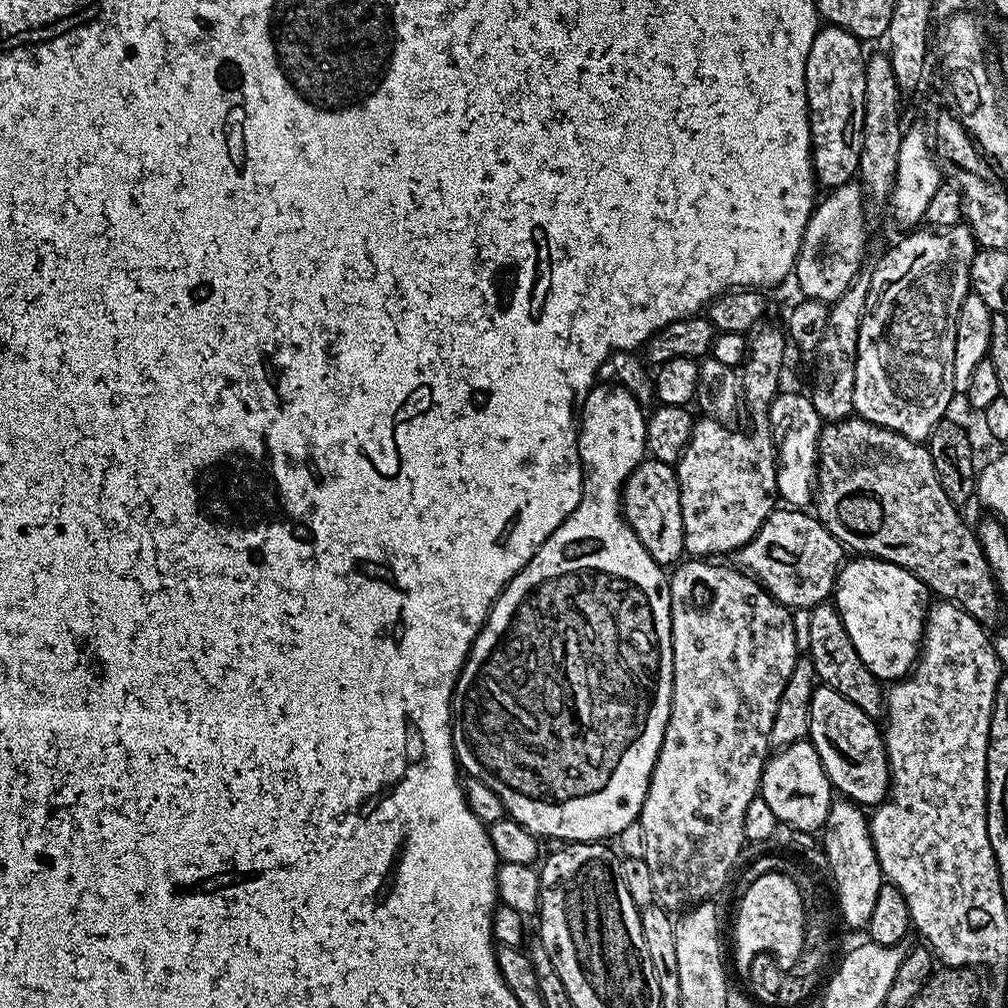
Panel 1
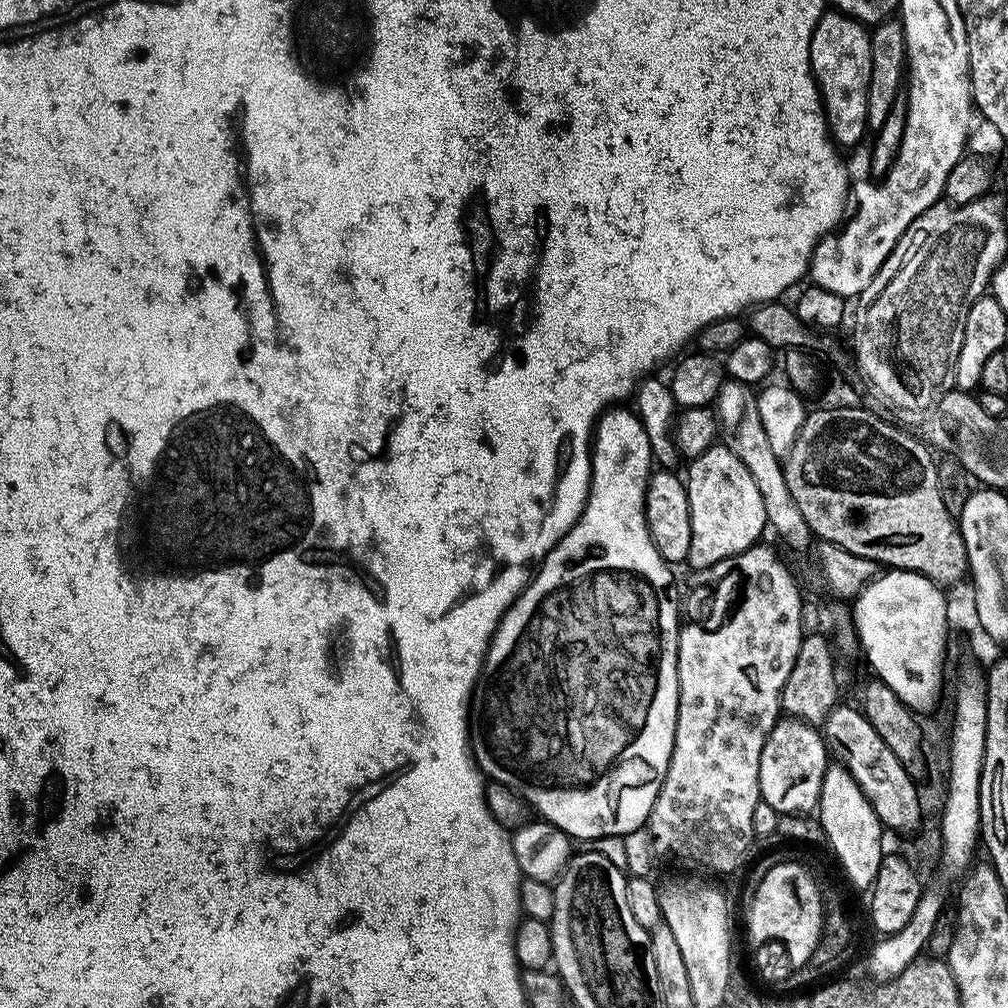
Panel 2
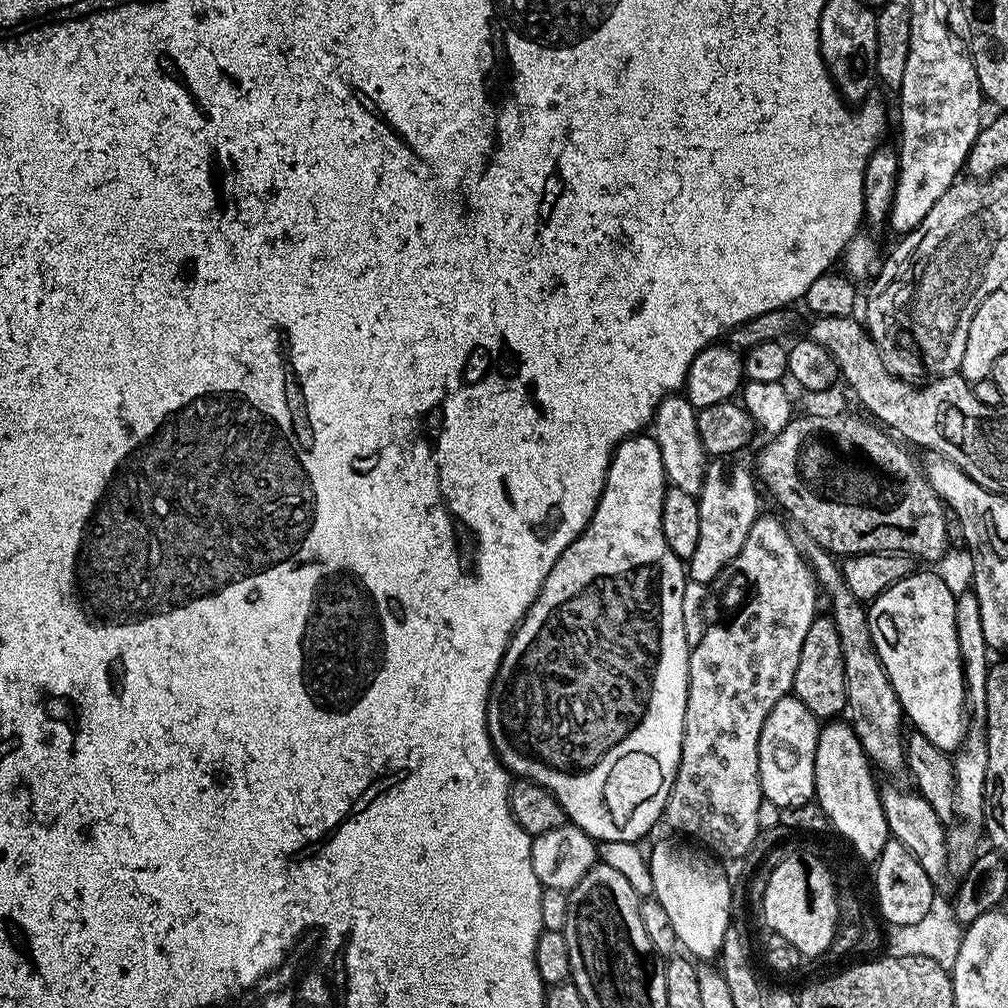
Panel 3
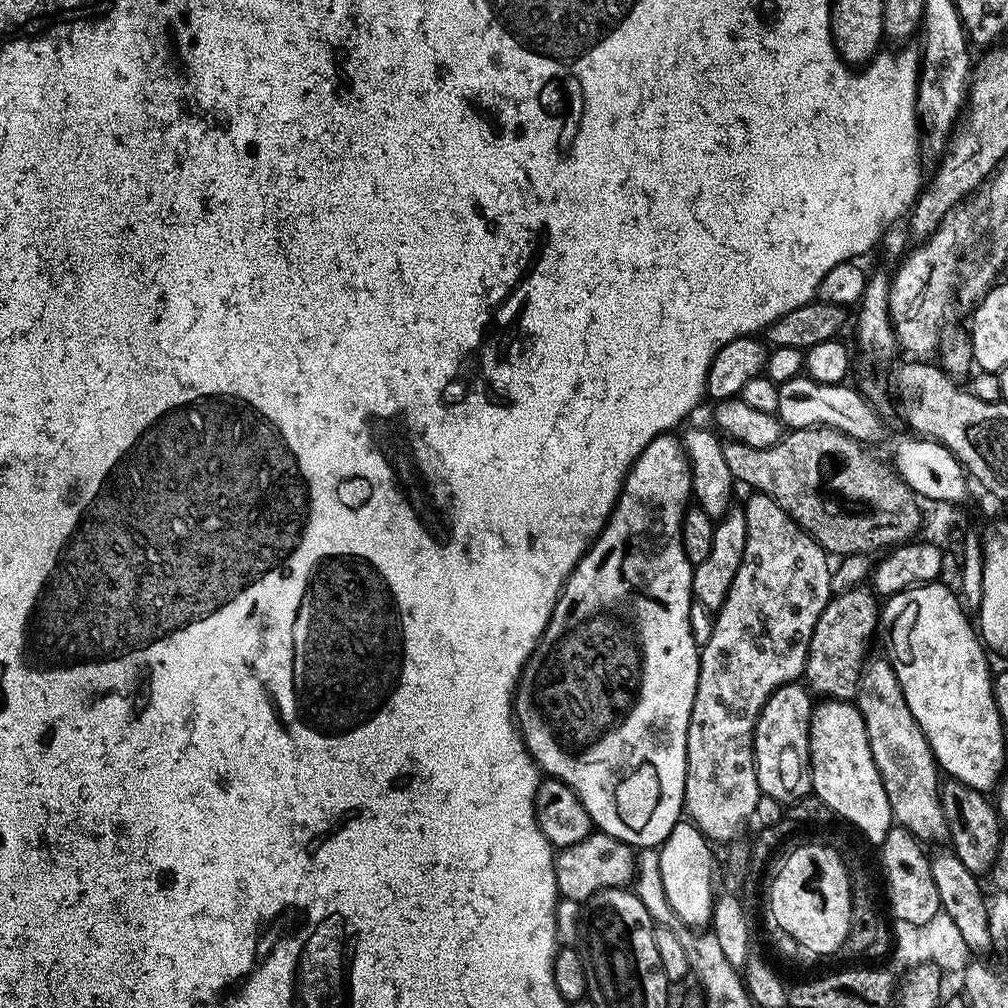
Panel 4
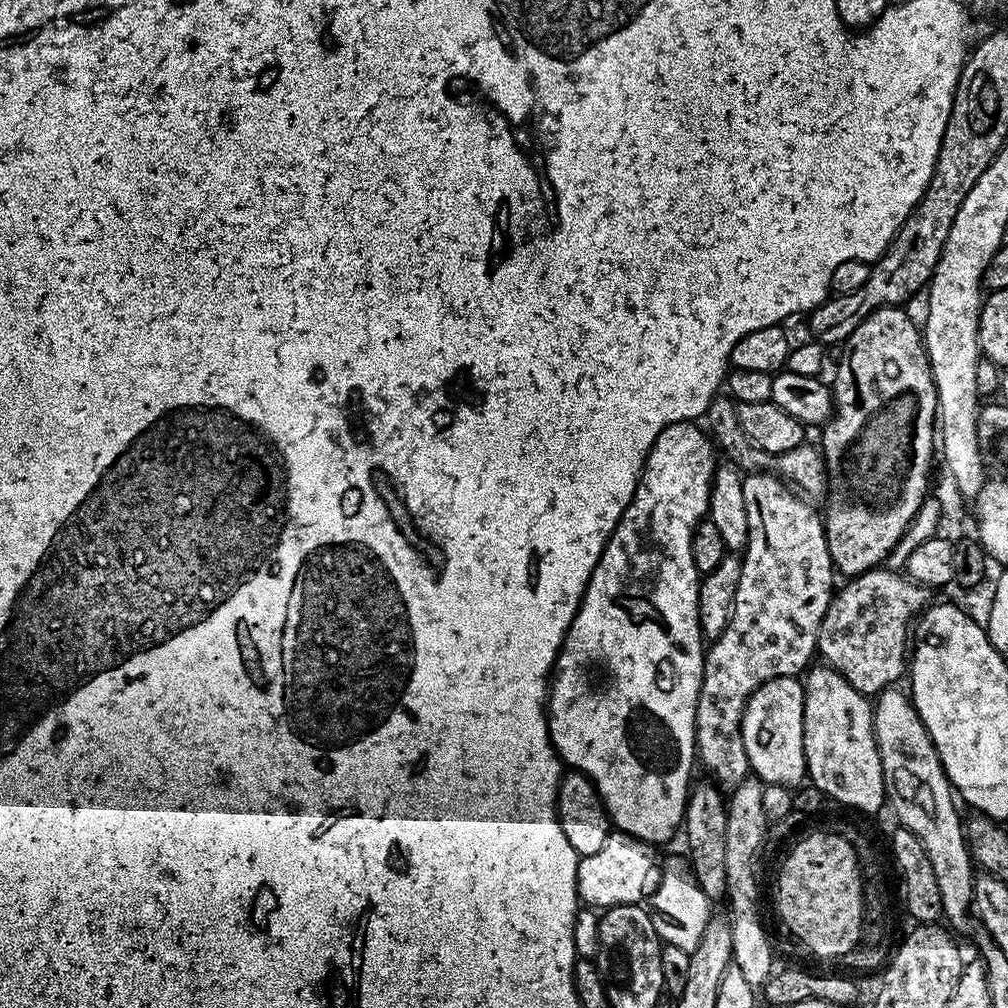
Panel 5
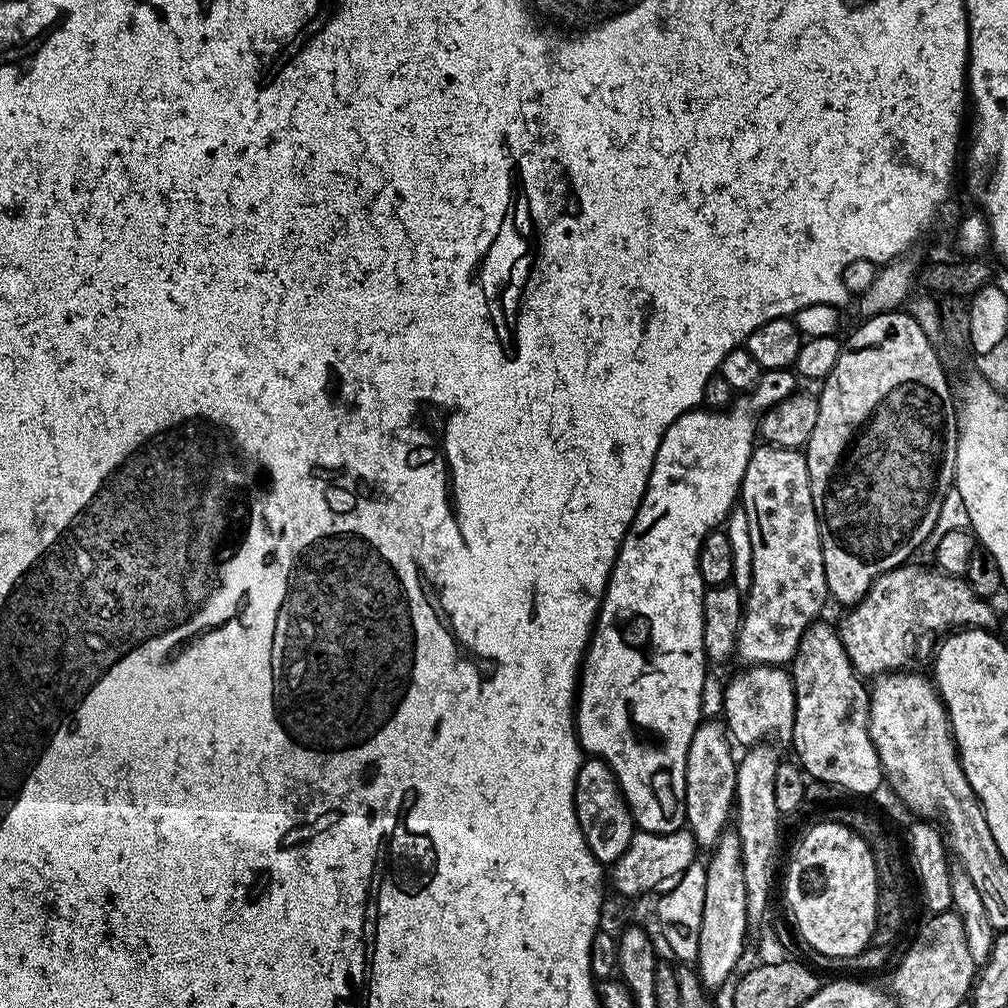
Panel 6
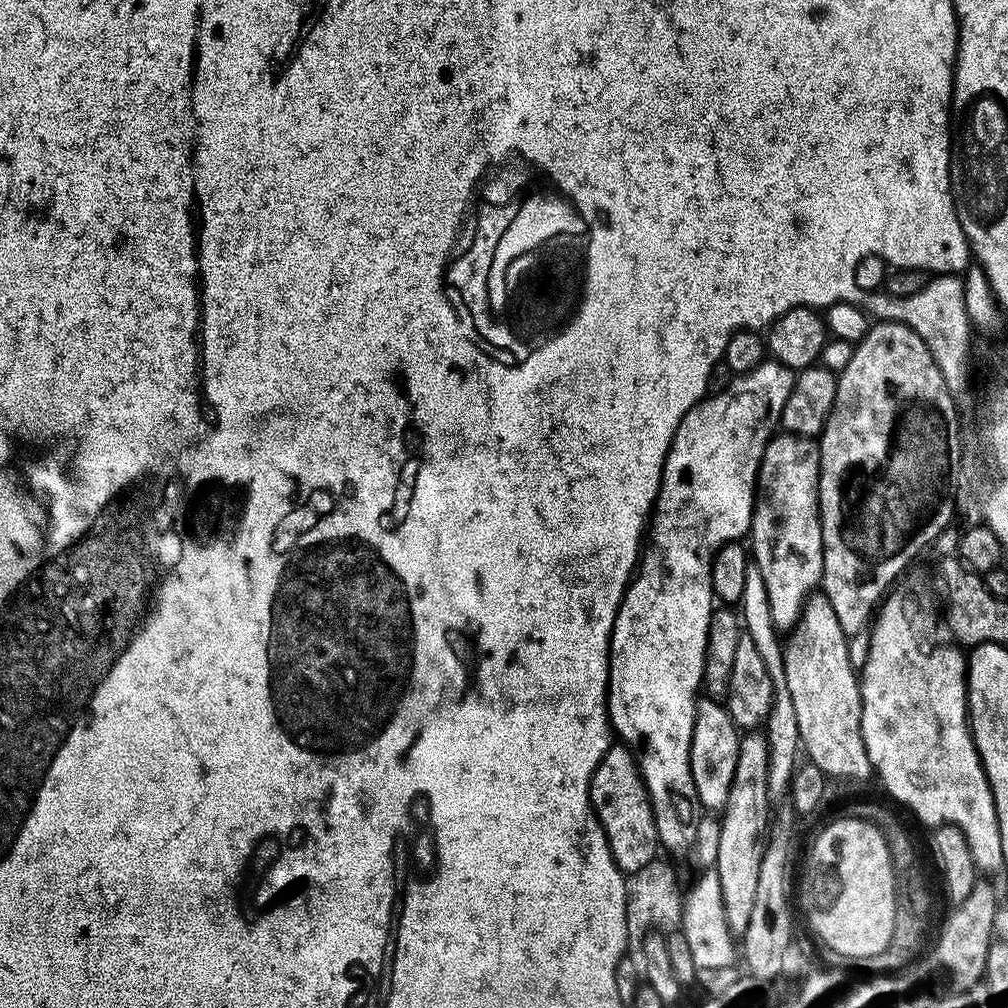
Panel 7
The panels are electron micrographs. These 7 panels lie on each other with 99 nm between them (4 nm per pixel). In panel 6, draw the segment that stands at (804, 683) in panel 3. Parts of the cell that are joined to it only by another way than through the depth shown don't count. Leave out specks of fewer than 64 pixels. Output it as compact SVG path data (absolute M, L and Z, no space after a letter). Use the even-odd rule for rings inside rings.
M909 562L879 576L858 603L851 605L838 623L840 641L861 678L879 678L897 670L917 667L920 656L908 636L923 632L948 634L965 628L995 629L996 612L983 596L974 594L964 576L952 576L941 570L919 568Z

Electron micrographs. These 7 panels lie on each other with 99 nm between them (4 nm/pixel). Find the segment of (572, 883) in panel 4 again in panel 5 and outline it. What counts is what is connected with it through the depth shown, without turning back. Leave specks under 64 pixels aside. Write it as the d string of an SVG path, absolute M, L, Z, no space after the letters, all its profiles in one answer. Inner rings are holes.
M619 830L611 831L606 843L596 854L583 856L576 871L576 887L579 890L581 901L590 908L607 910L616 905L640 904L643 896L647 895L646 890L652 876L655 877L658 868L658 858L656 860L657 849L646 843L644 840L634 839L633 836L626 835Z

